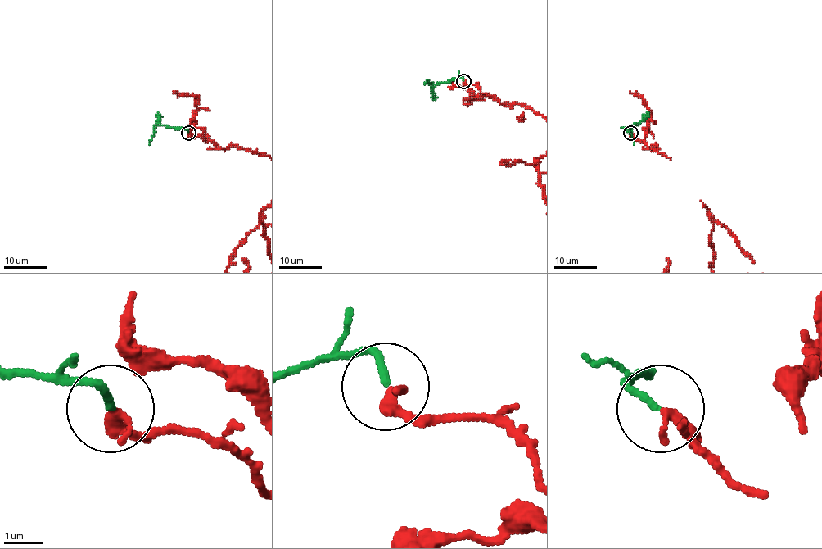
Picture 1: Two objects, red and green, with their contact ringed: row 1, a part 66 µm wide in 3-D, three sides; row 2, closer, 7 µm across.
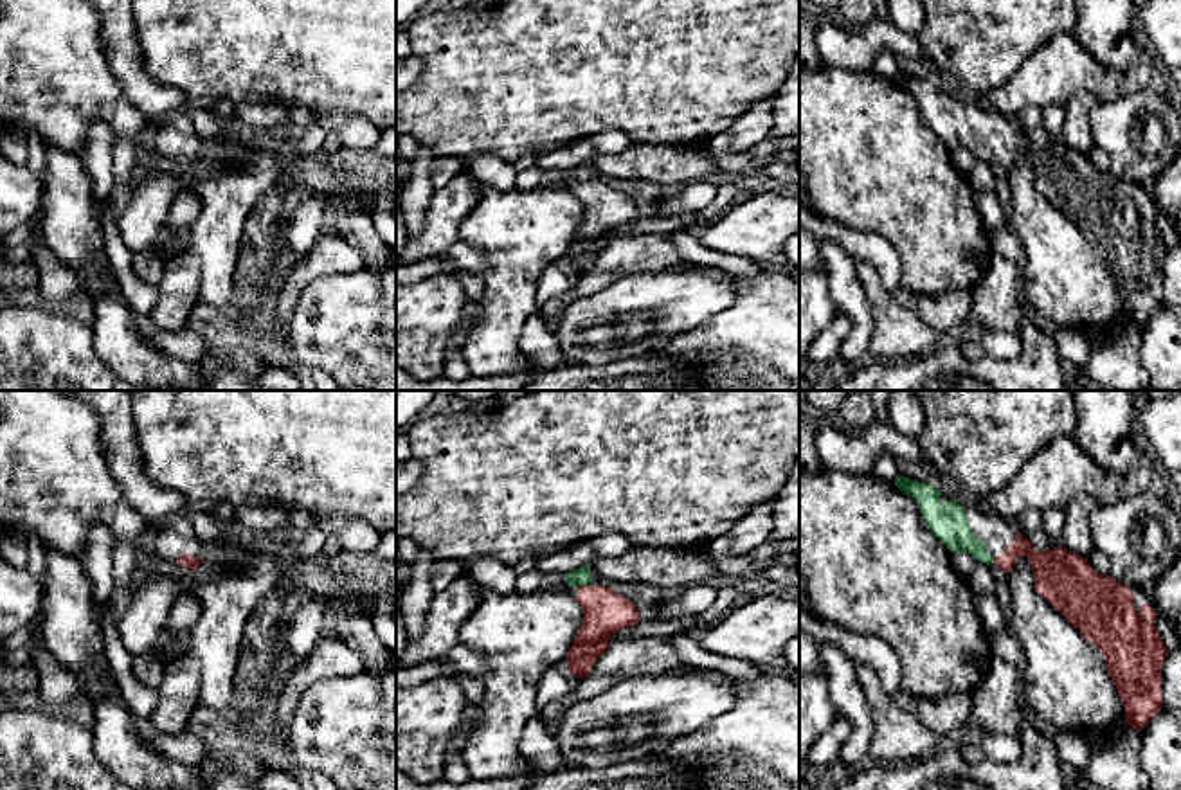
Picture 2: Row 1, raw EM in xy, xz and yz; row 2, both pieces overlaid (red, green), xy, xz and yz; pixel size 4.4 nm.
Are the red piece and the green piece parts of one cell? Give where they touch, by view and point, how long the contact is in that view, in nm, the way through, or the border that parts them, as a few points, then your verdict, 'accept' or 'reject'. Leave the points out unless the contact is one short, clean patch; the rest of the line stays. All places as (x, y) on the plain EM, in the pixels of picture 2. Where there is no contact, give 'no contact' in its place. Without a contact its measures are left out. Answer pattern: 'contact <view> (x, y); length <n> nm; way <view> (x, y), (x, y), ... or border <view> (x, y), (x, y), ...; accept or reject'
contact xz (585, 182); length 50 nm; way xz (605, 207), (585, 182), (576, 173); accept

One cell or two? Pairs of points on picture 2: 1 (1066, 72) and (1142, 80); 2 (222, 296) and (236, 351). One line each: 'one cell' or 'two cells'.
1: one cell
2: two cells

